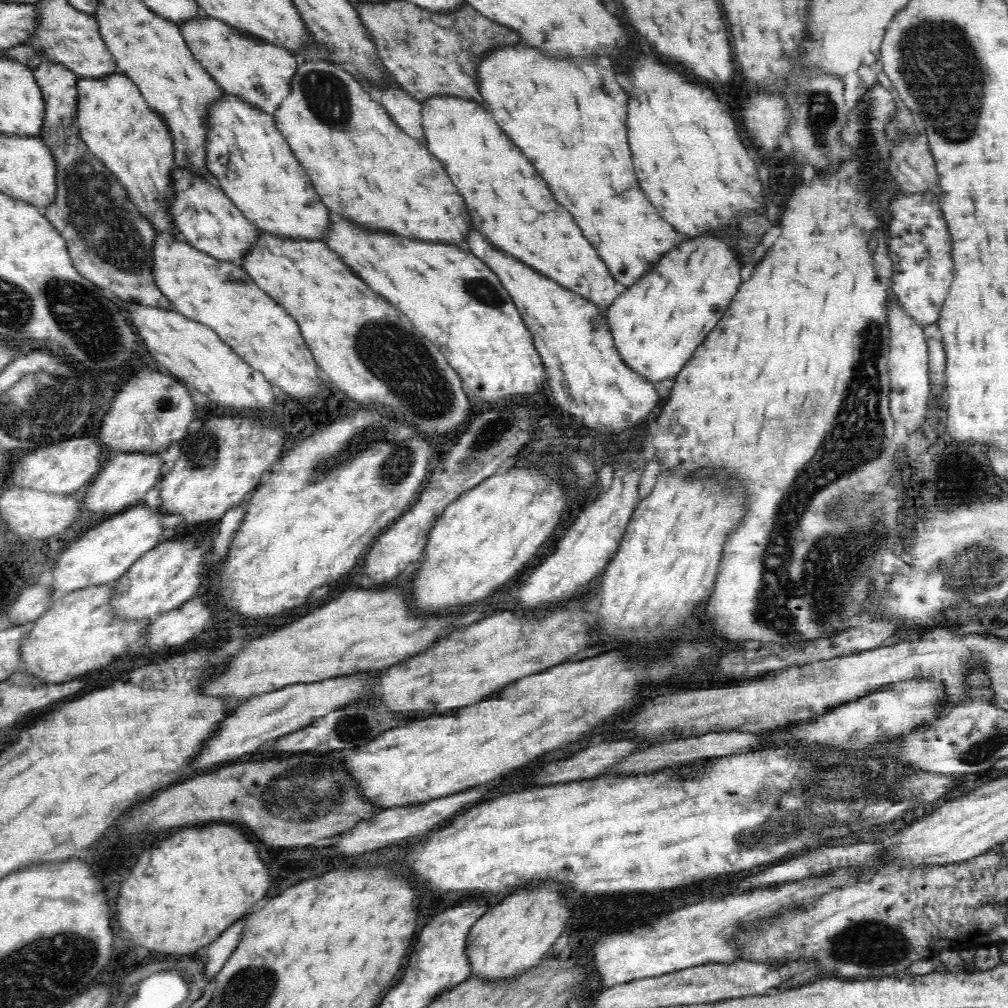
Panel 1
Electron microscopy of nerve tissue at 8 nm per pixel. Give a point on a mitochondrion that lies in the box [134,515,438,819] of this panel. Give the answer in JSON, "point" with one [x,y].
{"point":[349,727]}

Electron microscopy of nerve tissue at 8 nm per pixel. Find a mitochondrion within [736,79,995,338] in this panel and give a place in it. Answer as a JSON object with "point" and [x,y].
{"point":[820,108]}

